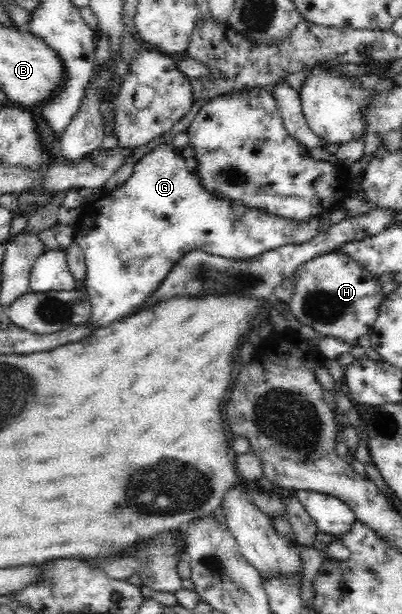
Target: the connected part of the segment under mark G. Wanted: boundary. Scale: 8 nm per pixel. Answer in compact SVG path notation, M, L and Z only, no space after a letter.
M172 143L155 146L143 155L134 163L124 185L114 191L114 199L100 197L90 201L83 207L82 217L82 222L75 230L75 242L84 252L87 269L81 289L91 303L90 321L94 321L94 325L100 328L123 320L138 310L158 289L171 267L188 251L200 248L221 258L246 260L283 245L310 241L325 229L320 216L302 221L284 219L265 210L250 209L240 202L212 195L200 183L196 172L188 170L185 160Z

